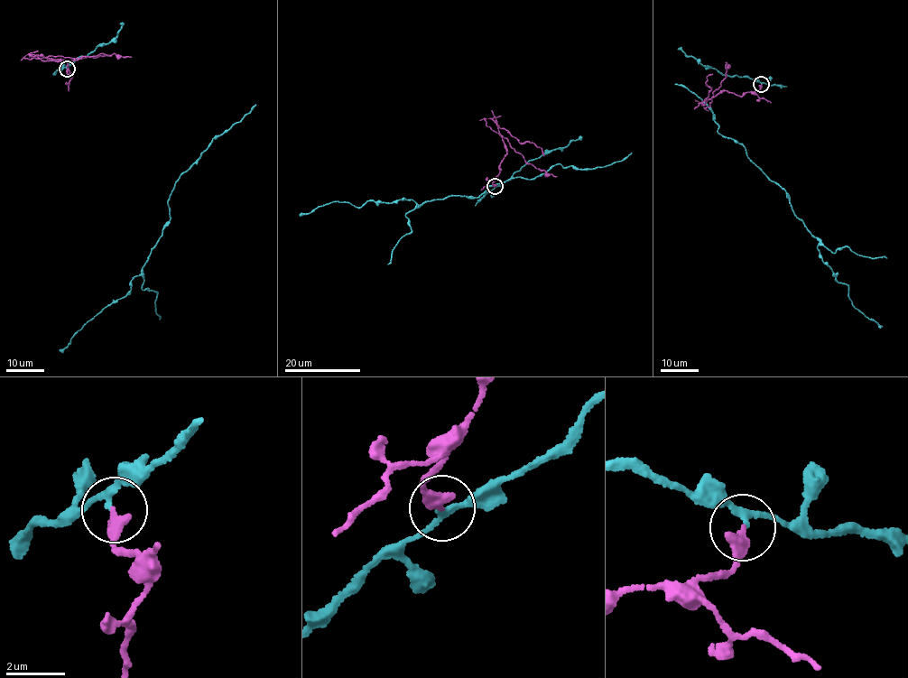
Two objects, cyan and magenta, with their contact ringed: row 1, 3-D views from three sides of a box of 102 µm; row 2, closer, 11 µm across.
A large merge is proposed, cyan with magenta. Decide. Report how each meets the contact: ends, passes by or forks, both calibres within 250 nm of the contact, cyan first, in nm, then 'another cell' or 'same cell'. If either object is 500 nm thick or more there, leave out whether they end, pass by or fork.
cyan passes by | magenta ends | 170/400 nm | another cell

